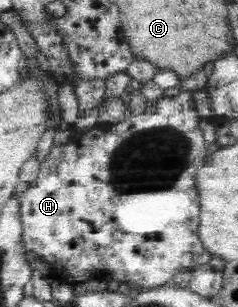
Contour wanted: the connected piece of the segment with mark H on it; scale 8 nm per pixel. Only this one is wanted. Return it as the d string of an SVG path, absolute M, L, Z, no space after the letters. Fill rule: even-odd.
M180 91L176 96L161 98L159 110L157 110L157 101L154 101L153 106L149 106L147 112L143 112L139 116L131 115L131 118L112 125L96 125L71 142L51 146L47 158L40 164L37 178L29 183L29 188L25 192L18 195L19 215L22 221L21 238L25 251L35 252L43 262L49 265L54 281L75 285L79 284L81 280L87 281L95 278L106 282L117 280L117 282L129 282L133 287L139 286L142 291L169 284L170 282L167 280L172 279L177 272L193 270L199 264L210 263L212 255L205 250L201 239L197 236L200 217L193 176L205 156L203 133L197 127L199 119L194 110L191 91Z

